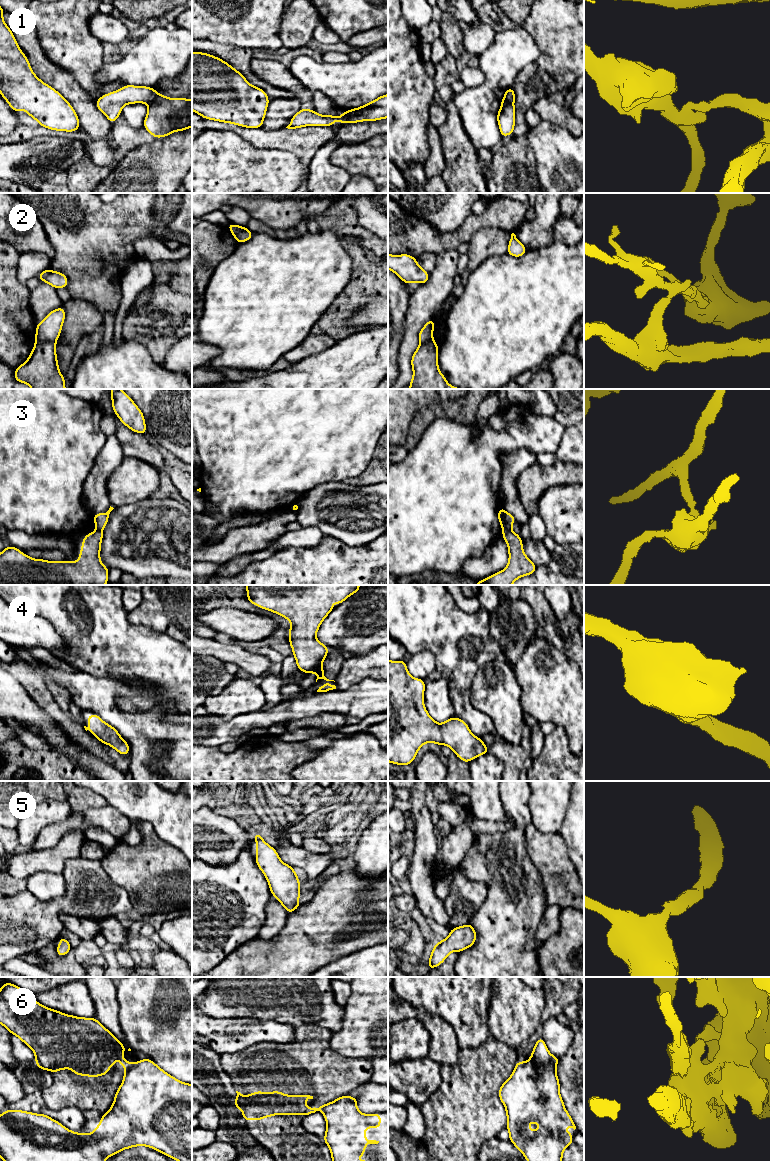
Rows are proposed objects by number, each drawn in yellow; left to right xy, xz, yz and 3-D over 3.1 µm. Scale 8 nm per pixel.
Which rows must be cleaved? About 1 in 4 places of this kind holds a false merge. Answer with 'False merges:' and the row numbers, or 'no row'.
False merges: 1, 2, 3, 6

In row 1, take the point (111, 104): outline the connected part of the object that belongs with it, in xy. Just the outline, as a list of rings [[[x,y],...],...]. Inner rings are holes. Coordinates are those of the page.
[[[125,85],[119,90],[104,94],[96,101],[96,107],[111,123],[115,123],[126,104],[150,104],[157,96],[154,88]]]

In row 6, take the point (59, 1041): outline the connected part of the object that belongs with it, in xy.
[[[9,982],[4,983],[0,988],[0,1024],[32,1049],[38,1069],[50,1070],[53,1074],[56,1071],[71,1068],[73,1074],[81,1076],[98,1077],[106,1075],[109,1068],[116,1064],[116,1054],[121,1056],[117,1064],[125,1066],[124,1075],[134,1064],[124,1059],[123,1053],[126,1048],[96,1018],[76,1017],[50,1009],[33,1000],[31,994],[27,991]]]

